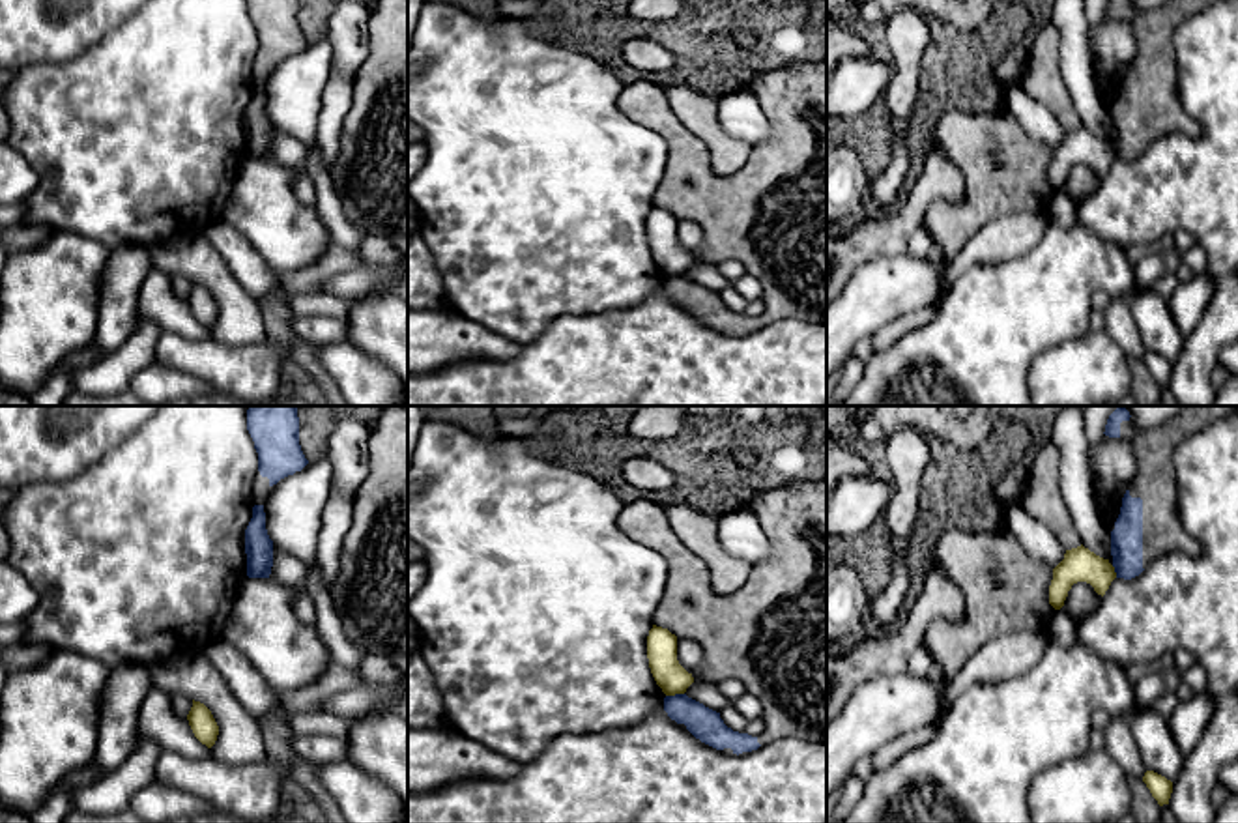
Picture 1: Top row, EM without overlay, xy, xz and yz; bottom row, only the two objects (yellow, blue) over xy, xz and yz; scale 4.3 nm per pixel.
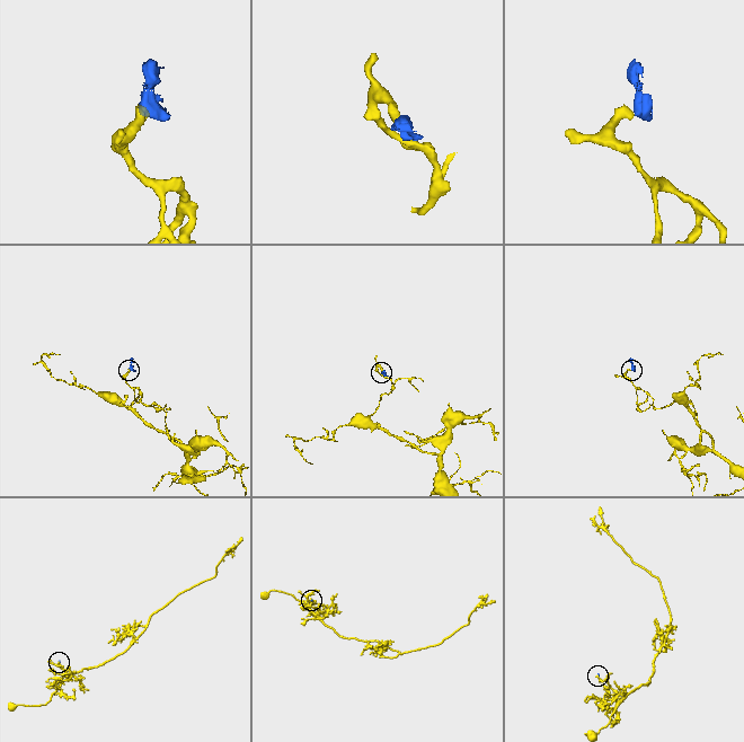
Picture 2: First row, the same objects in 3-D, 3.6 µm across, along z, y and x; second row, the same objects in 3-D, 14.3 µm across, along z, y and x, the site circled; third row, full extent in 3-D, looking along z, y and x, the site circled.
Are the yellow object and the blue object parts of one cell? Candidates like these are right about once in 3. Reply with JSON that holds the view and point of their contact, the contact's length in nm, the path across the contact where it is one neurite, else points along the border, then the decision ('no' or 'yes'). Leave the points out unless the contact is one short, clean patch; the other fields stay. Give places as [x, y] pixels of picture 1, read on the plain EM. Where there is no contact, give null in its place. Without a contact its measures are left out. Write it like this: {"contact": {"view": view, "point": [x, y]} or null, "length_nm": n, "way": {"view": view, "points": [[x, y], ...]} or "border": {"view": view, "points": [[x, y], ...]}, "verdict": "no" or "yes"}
{"contact": {"view": "xz", "point": [674, 275]}, "length_nm": 80, "border": {"view": "xz", "points": [[683, 274], [666, 277]]}, "verdict": "no"}

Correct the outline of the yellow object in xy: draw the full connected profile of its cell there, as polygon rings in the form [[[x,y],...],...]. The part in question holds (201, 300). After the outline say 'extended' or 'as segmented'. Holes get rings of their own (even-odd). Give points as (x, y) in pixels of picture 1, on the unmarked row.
[[[193,281],[193,288],[187,296],[187,301],[189,301],[189,307],[194,314],[194,318],[202,325],[211,329],[219,316],[219,307],[215,303],[211,292],[204,284]]] | as segmented

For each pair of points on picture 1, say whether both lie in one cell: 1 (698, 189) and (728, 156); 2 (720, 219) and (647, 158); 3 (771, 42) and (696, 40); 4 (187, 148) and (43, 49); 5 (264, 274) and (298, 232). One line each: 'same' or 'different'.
1: same
2: different
3: same
4: different
5: different

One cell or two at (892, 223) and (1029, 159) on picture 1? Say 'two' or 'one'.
one

